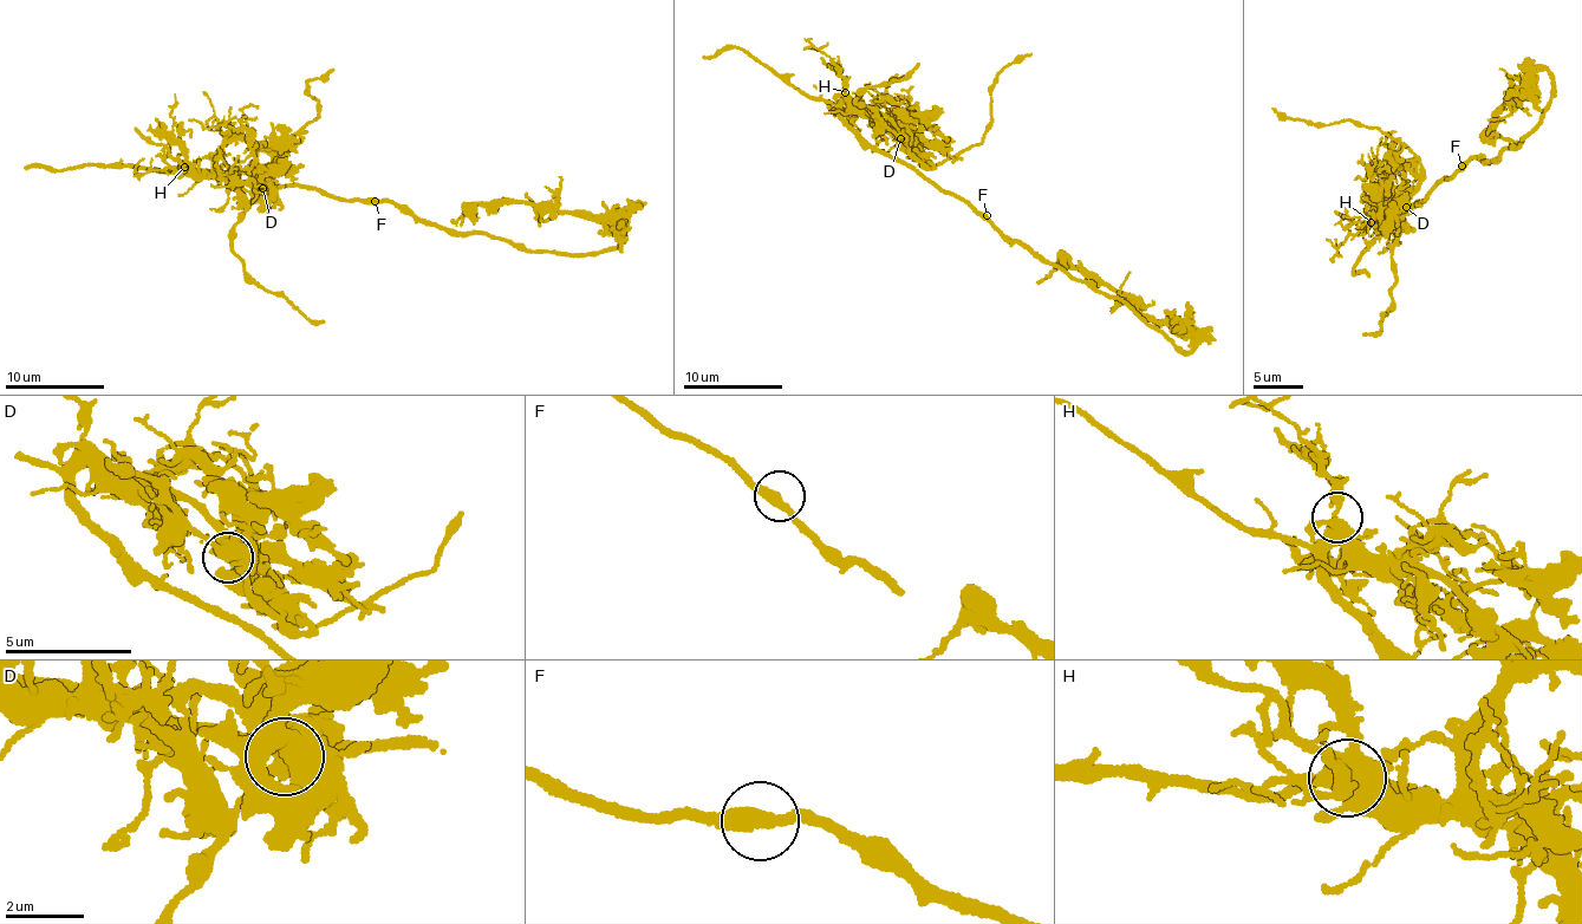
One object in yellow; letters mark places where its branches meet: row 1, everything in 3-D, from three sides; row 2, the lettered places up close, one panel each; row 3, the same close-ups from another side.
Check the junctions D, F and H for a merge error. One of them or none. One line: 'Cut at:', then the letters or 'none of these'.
Cut at: D

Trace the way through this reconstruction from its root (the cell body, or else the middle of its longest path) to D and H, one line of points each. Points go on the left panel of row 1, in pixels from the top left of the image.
D: (371, 200), (334, 200), (314, 189), (278, 183), (233, 183), (219, 173), (183, 167), (246, 174), (262, 188)
H: (371, 200), (334, 200), (314, 189), (278, 183), (233, 183), (219, 173), (187, 169), (184, 167)

